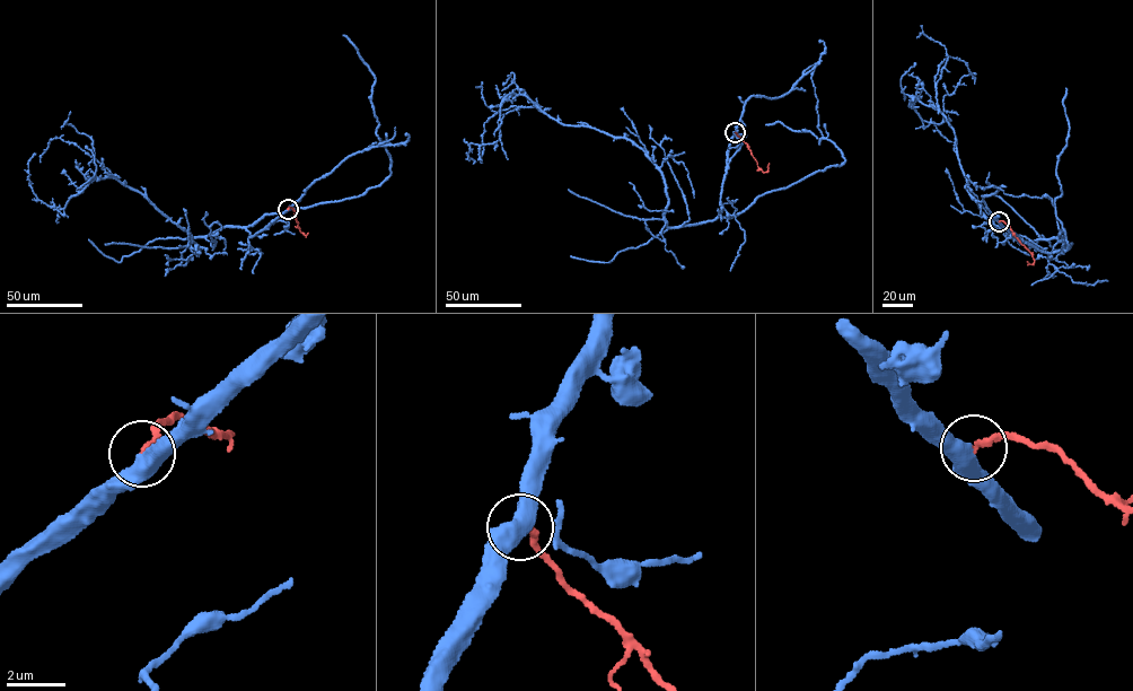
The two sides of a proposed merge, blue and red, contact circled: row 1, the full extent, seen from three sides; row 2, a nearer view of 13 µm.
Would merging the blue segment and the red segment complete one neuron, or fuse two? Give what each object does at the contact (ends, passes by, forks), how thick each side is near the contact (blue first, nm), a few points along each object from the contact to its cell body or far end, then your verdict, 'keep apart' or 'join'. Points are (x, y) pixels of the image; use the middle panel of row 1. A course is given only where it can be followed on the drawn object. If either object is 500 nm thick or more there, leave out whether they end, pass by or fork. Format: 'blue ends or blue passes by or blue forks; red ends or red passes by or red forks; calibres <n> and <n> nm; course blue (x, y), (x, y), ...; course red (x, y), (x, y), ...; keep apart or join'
calibres 500 and 200 nm; course blue (735, 132), (721, 213), (692, 225), (667, 226), (642, 149), (524, 95), (504, 97), (473, 164); course red (735, 132), (747, 145), (763, 172), (767, 171), (769, 163); join

